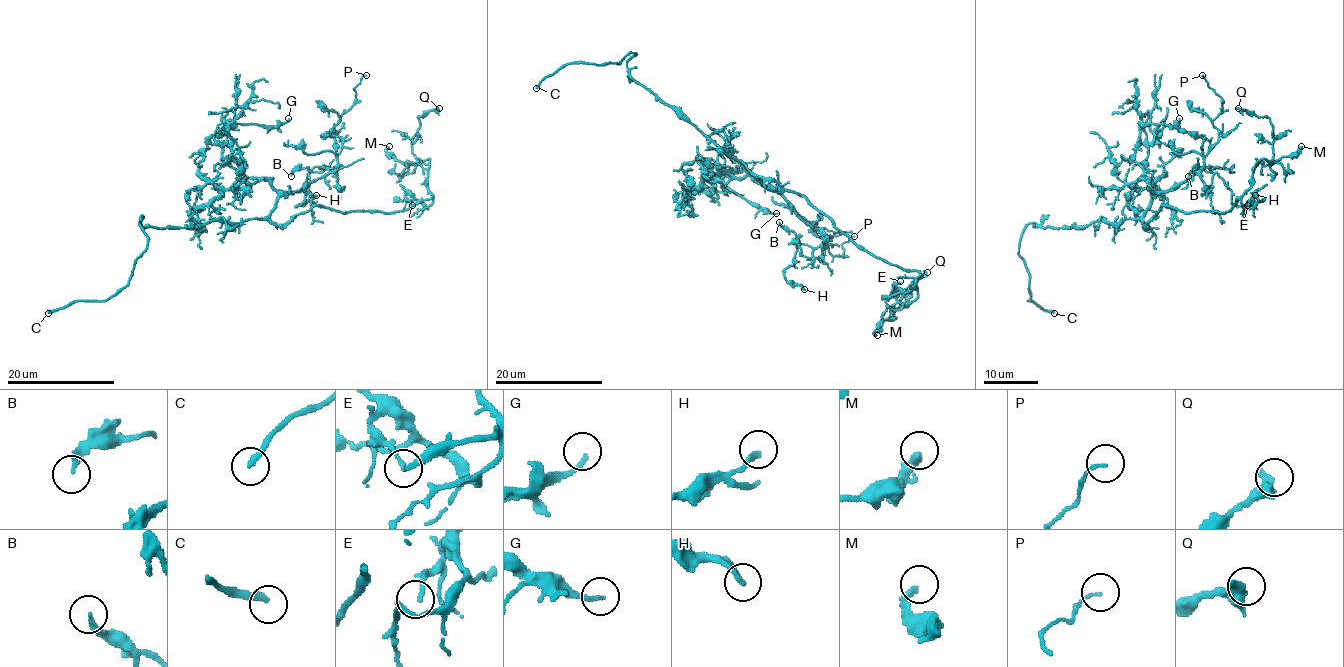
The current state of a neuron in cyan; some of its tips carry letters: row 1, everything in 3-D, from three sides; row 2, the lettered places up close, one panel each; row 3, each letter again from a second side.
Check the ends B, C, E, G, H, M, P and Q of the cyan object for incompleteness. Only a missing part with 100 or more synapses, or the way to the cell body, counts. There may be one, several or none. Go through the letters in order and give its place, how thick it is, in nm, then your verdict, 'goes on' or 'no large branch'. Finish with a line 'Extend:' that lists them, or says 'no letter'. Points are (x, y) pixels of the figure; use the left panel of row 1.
B: at (291, 176); 170 nm thick; no large branch
C: at (48, 313); 240 nm thick; goes on
E: at (412, 205); 110 nm thick; no large branch
G: at (288, 118); 160 nm thick; no large branch
H: at (316, 195); 180 nm thick; no large branch
M: at (389, 146); 320 nm thick; no large branch
P: at (366, 75); 100 nm thick; no large branch
Q: at (439, 108); 360 nm thick; no large branch
Extend: C

